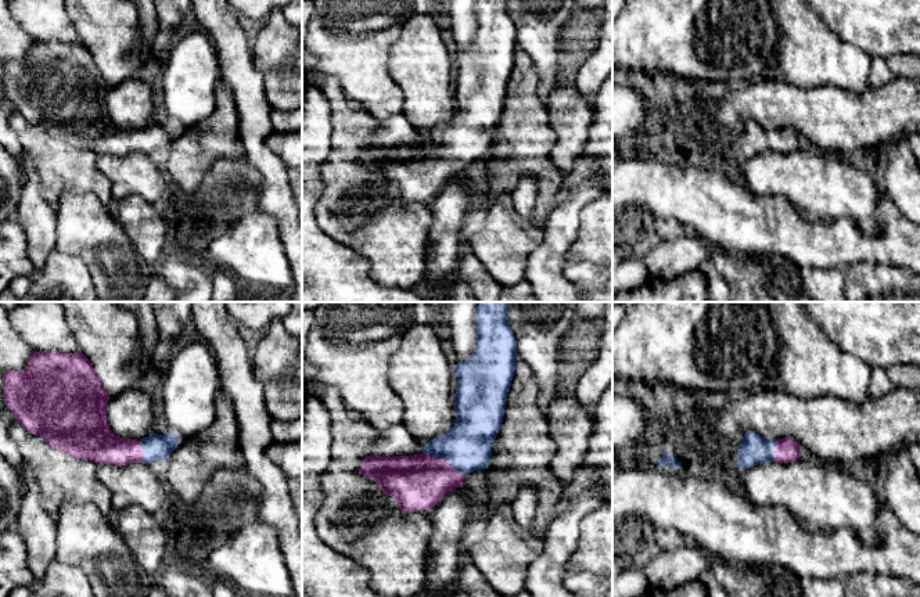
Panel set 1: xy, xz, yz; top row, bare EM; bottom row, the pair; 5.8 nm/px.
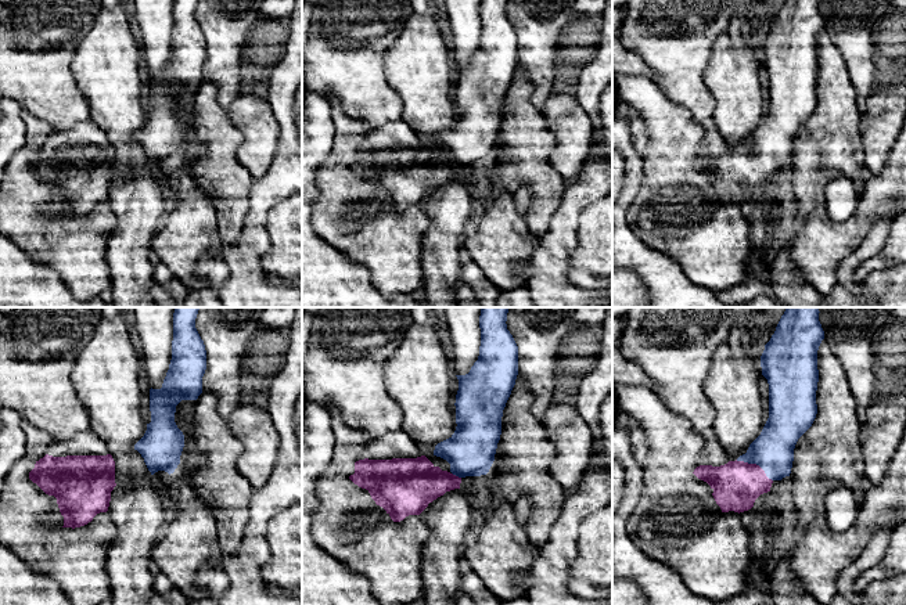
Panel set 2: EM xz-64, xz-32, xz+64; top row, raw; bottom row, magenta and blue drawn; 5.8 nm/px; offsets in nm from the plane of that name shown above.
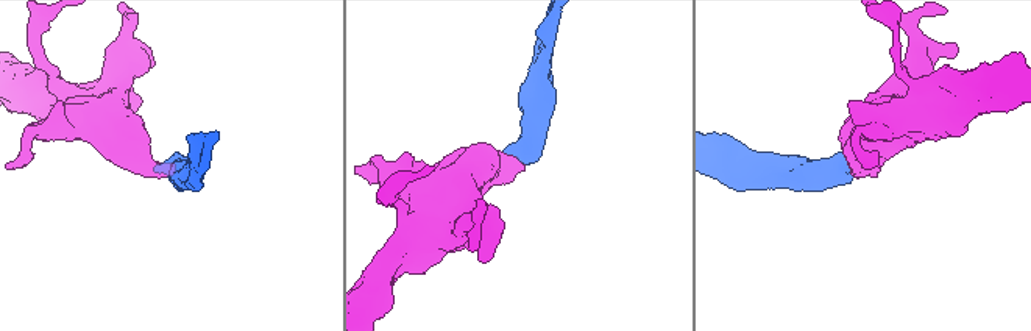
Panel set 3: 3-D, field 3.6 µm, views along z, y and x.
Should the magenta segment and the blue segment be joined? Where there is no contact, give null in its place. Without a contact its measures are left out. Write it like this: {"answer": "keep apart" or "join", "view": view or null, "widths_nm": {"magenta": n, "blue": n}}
{"answer": "join", "view": "xz", "widths_nm": {"magenta": 320, "blue": 280}}

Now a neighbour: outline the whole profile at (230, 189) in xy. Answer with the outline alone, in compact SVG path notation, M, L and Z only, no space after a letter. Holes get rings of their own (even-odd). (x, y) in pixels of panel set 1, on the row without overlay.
M245 157L218 159L202 177L193 194L180 195L180 206L169 215L169 249L187 259L204 263L208 242L184 233L186 223L204 223L206 227L227 226L240 216L259 208L262 176Z

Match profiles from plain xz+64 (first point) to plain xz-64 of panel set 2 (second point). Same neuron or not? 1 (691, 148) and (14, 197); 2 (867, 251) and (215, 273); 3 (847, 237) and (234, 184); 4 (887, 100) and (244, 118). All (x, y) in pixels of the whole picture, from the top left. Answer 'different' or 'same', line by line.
1: same
2: different
3: different
4: same

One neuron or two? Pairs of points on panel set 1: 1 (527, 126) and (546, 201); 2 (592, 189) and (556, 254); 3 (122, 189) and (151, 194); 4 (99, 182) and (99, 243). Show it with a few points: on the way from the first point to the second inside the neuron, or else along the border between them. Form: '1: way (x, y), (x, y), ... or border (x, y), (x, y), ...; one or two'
1: way (529, 144), (532, 159), (546, 173), (546, 183); one
2: way (575, 205), (564, 218), (559, 237); one
3: way (129, 189), (144, 189); one
4: border (67, 191), (90, 191), (110, 208); two

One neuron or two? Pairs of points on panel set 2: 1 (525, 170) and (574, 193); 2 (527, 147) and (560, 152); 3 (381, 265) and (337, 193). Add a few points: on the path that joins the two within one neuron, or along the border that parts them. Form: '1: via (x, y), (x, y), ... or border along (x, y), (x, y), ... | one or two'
1: border along (565, 182), (558, 208), (552, 219) | two
2: border along (543, 119), (553, 136), (549, 164), (565, 180) | two
3: via (360, 248), (338, 236), (331, 222), (335, 213) | one

